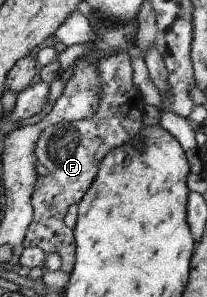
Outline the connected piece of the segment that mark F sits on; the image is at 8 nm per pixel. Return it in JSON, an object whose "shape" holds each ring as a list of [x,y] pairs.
{"shape":[[[117,52],[100,57],[94,68],[98,75],[98,106],[94,116],[47,126],[34,147],[34,156],[47,169],[47,174],[36,176],[30,197],[32,222],[27,226],[23,246],[38,247],[46,256],[56,253],[60,259],[59,270],[65,275],[72,272],[76,259],[73,232],[62,222],[67,208],[79,203],[94,182],[104,157],[116,147],[124,147],[143,130],[144,102],[133,85],[128,54]]]}

